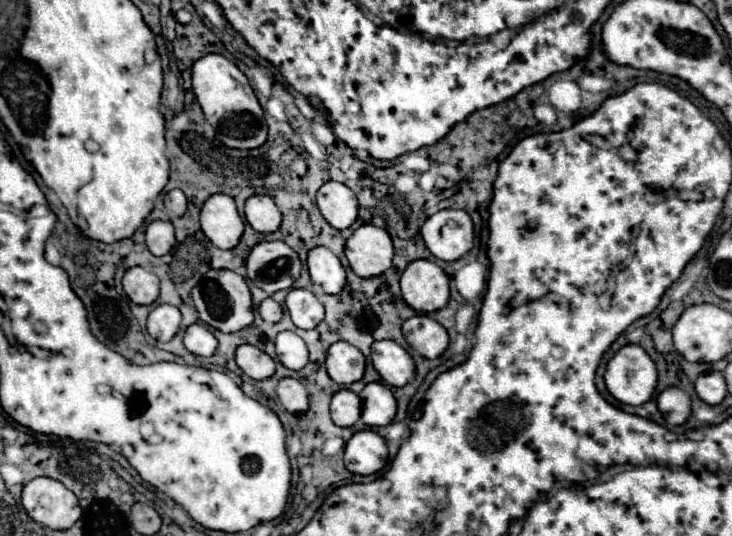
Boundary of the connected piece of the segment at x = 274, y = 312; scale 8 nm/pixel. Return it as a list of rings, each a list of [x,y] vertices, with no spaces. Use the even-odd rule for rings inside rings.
[[[265,298],[261,302],[261,306],[259,306],[259,314],[261,314],[261,318],[265,322],[279,322],[281,316],[283,316],[283,310],[281,310],[281,306],[273,298]]]

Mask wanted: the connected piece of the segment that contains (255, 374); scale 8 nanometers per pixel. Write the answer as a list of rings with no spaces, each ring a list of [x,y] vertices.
[[[251,344],[239,346],[235,352],[235,360],[237,360],[237,366],[253,380],[265,380],[275,372],[273,358],[269,354],[263,354],[263,350]]]

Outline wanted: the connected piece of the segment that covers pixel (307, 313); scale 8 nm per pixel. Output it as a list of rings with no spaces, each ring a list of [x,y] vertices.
[[[291,288],[287,298],[285,298],[285,304],[287,304],[287,310],[291,314],[293,324],[297,328],[303,328],[303,330],[315,328],[325,316],[321,302],[309,290]]]

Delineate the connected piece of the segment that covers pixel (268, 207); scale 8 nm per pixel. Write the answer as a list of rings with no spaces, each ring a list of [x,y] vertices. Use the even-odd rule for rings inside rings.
[[[253,194],[245,202],[245,220],[257,232],[275,232],[281,224],[281,212],[275,202],[265,194]]]

